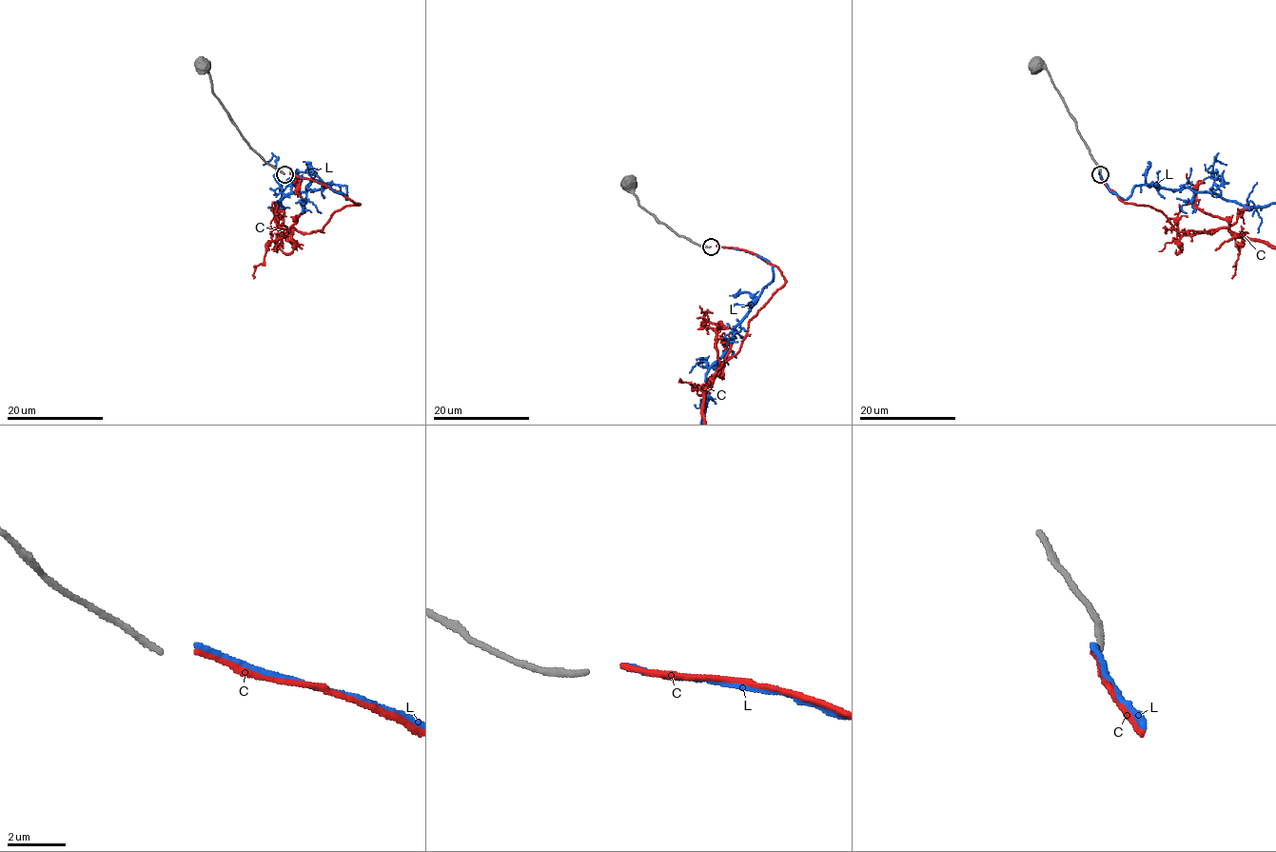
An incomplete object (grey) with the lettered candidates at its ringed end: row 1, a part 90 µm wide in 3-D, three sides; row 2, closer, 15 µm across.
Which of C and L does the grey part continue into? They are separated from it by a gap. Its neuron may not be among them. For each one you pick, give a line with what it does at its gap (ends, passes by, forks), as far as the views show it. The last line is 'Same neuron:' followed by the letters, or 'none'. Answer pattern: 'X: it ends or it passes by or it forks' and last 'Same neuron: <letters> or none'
Same neuron: none

